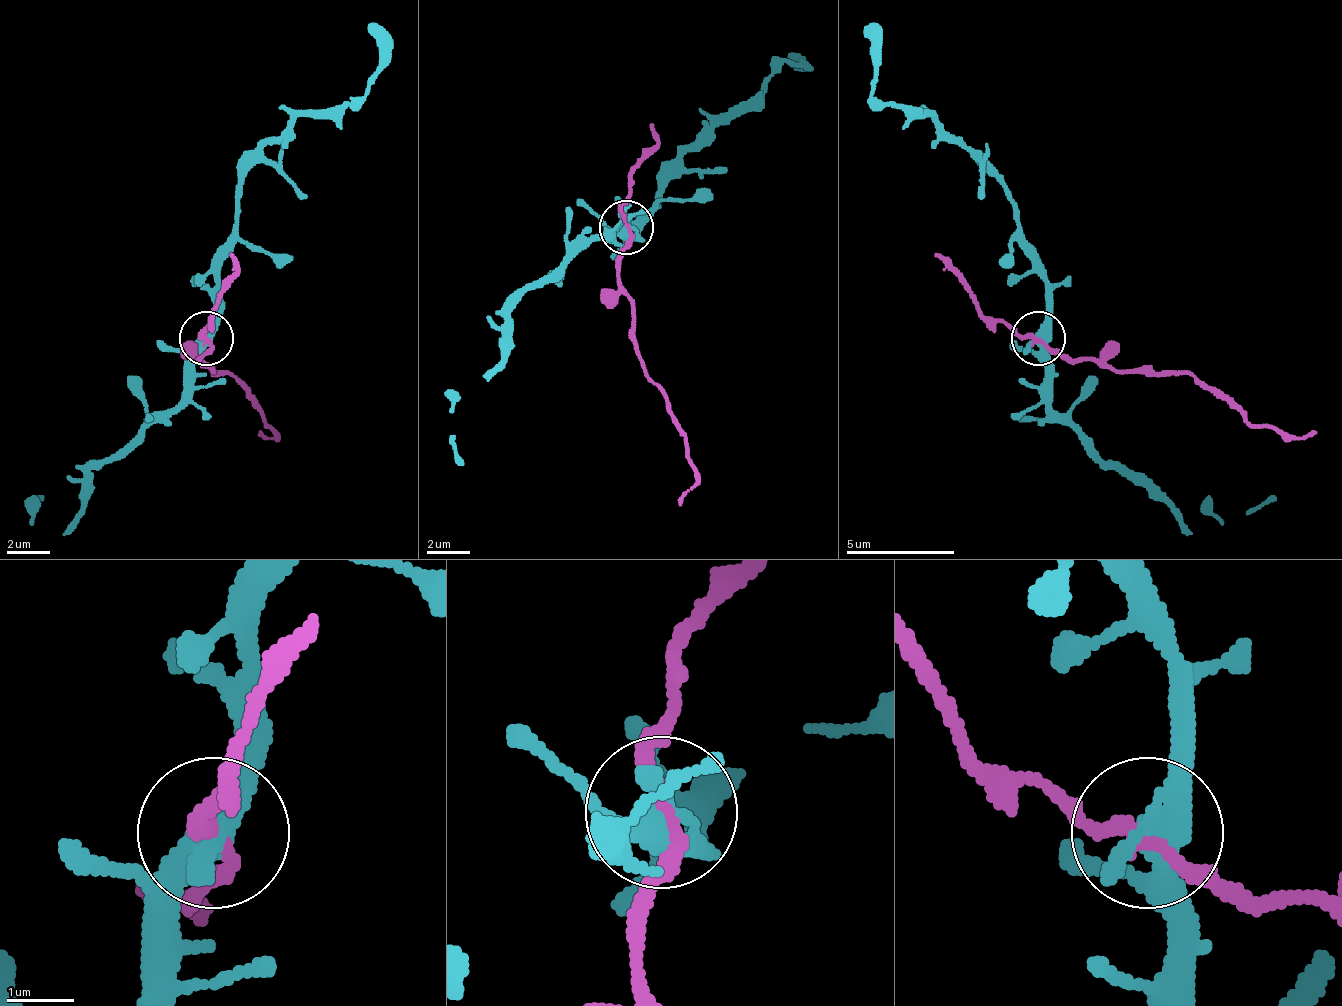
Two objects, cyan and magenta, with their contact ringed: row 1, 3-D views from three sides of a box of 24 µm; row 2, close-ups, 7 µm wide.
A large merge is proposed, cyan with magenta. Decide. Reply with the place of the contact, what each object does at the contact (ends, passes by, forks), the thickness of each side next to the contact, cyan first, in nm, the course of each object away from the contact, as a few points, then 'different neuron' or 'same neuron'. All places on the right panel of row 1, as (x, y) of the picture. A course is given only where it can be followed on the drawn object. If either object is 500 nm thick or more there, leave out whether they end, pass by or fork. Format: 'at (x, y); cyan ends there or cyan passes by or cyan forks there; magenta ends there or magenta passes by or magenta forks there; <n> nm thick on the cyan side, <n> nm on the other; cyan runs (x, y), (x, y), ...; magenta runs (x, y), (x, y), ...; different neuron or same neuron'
at (1038, 338); cyan passes by; magenta passes by; 460 nm thick on the cyan side, 200 nm on the other; cyan runs (1039, 336), (1044, 266), (1017, 223), (1017, 201), (931, 114), (904, 114), (871, 93), (876, 65), (871, 22); magenta runs (1039, 336), (1061, 347), (1072, 358), (1191, 374), (1245, 418), (1283, 434), (1299, 439), (1315, 428); same neuron

